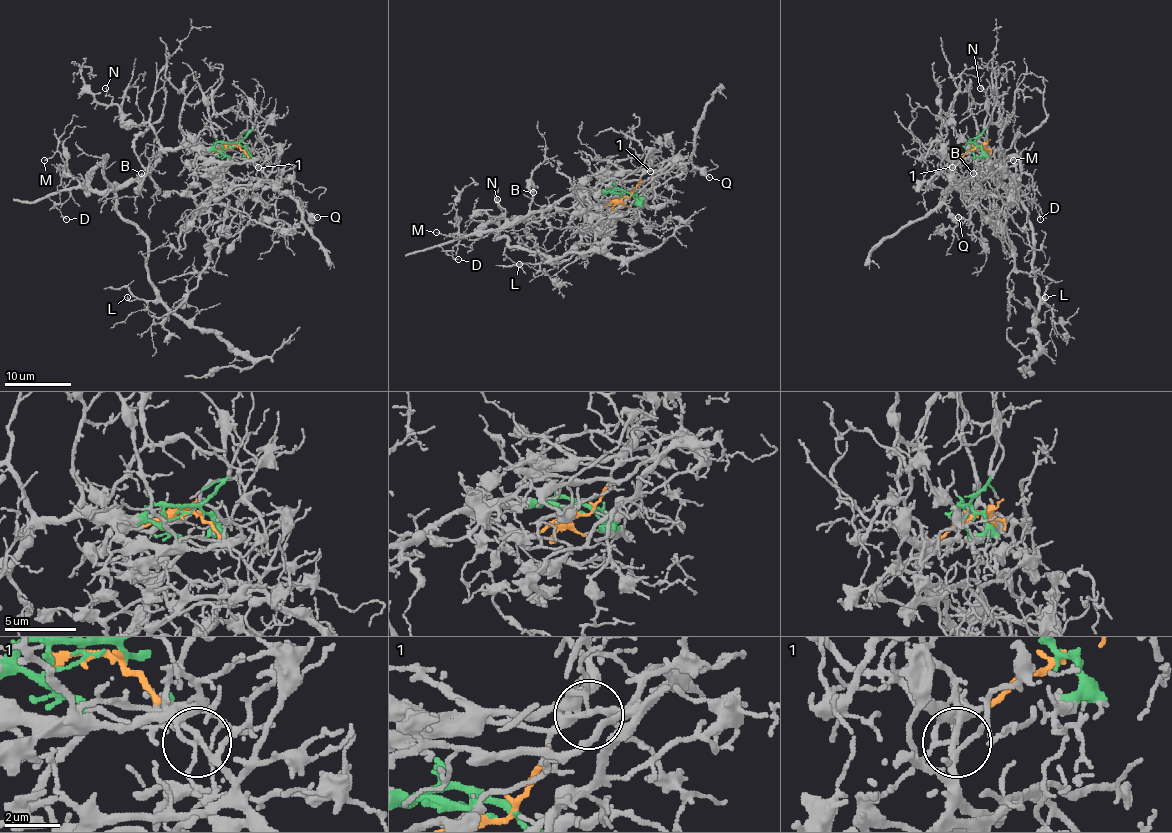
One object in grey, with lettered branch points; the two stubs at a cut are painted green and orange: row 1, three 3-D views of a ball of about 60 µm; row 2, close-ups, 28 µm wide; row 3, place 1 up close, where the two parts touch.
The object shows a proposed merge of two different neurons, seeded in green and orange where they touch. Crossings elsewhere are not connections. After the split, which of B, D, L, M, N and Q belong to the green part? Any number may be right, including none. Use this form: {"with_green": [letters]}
{"with_green": ["B", "D", "L", "M", "N"]}

